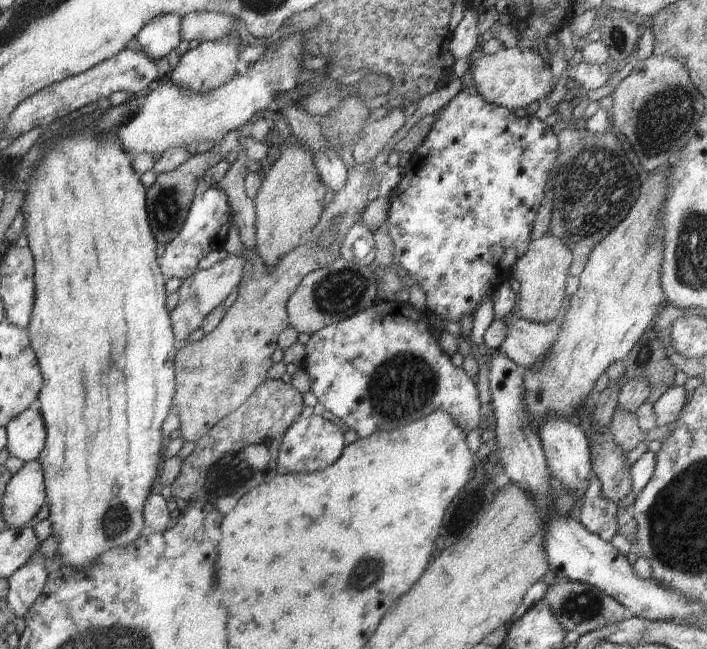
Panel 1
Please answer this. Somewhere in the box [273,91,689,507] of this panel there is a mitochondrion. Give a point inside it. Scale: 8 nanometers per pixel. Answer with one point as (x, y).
(594, 186)

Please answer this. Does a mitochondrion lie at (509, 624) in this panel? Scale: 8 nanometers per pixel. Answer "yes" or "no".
no

